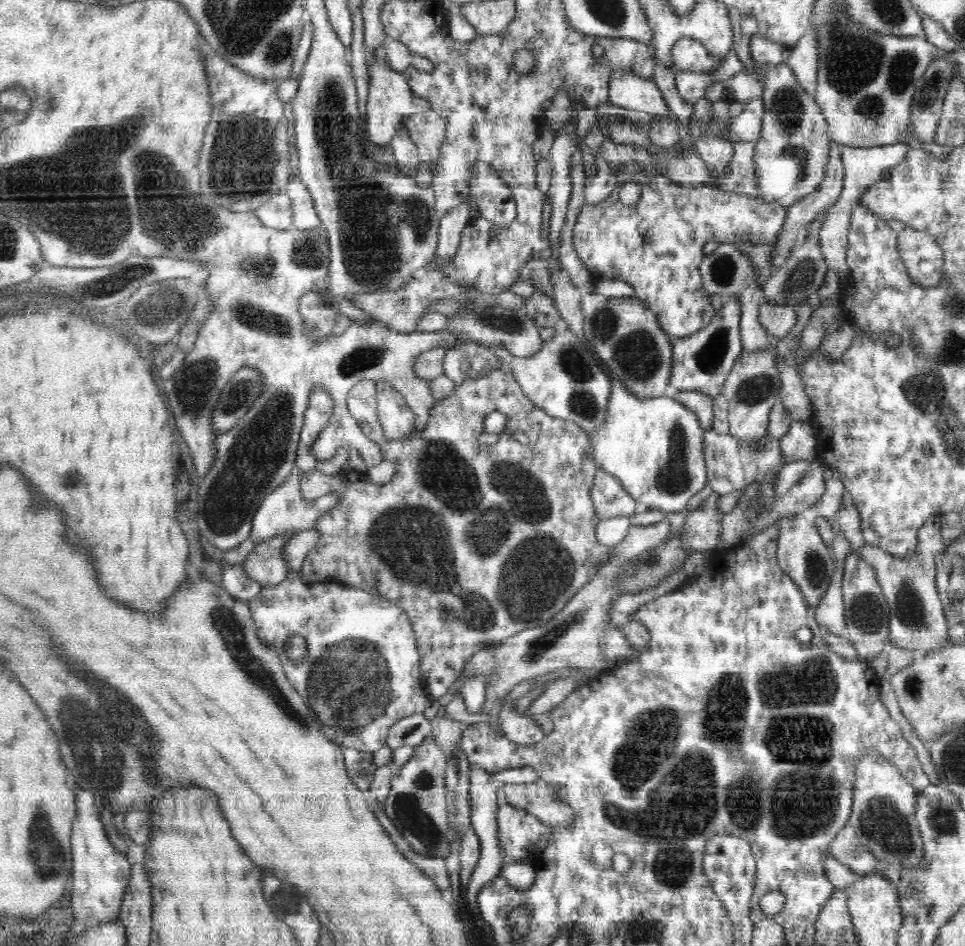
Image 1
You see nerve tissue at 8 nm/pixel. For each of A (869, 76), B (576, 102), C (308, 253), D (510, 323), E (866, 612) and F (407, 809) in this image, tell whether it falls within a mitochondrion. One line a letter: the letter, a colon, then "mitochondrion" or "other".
A: mitochondrion
B: other
C: mitochondrion
D: mitochondrion
E: mitochondrion
F: mitochondrion

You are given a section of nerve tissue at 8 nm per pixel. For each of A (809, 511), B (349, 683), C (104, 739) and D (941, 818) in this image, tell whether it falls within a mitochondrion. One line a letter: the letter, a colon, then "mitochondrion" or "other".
A: other
B: mitochondrion
C: mitochondrion
D: mitochondrion

